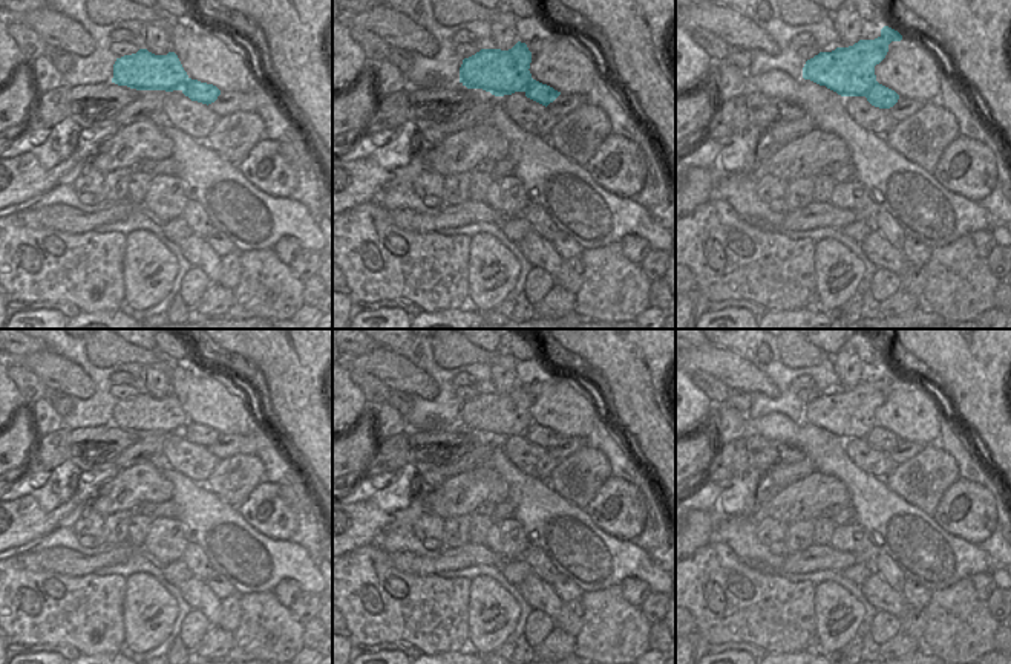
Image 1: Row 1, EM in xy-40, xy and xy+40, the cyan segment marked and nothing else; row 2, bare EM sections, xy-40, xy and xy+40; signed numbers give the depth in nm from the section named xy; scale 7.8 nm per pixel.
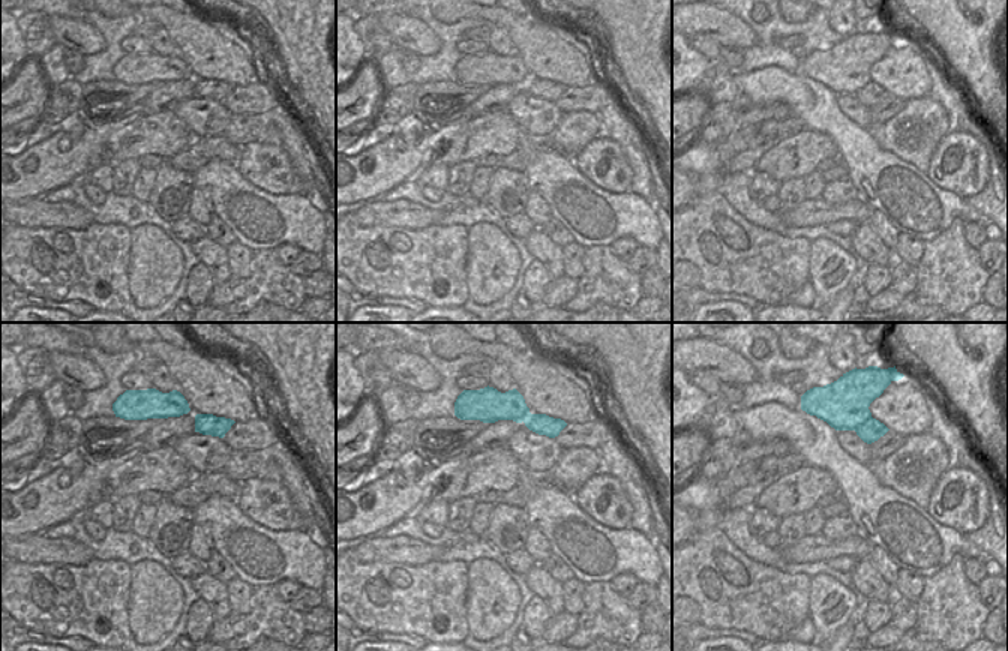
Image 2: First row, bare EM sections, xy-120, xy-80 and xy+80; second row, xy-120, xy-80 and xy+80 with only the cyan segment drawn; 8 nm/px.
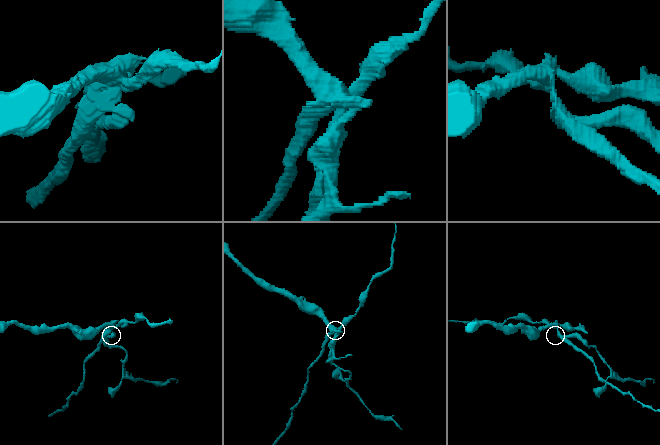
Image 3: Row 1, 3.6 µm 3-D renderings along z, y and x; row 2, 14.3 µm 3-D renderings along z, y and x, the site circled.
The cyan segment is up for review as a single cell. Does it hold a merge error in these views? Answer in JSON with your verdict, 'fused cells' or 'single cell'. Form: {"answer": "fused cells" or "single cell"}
{"answer": "fused cells"}

